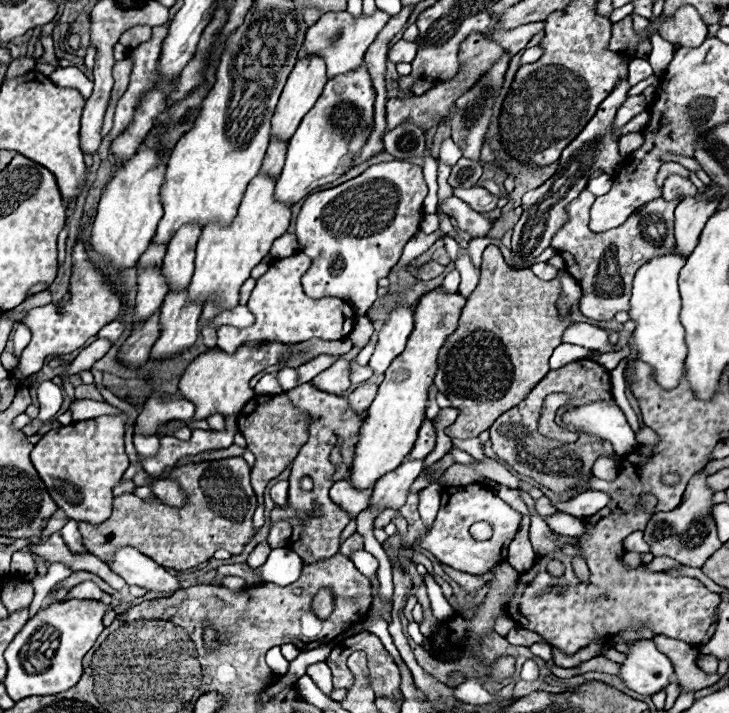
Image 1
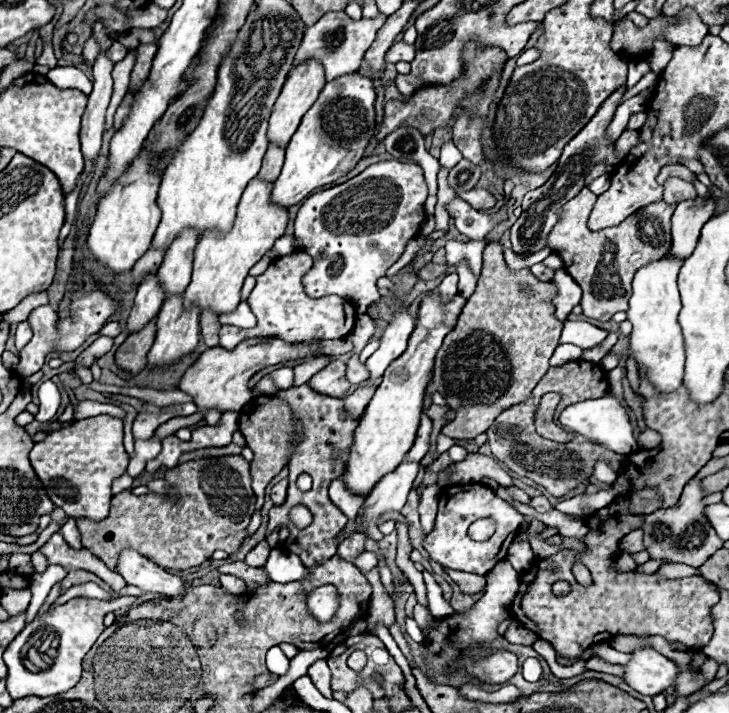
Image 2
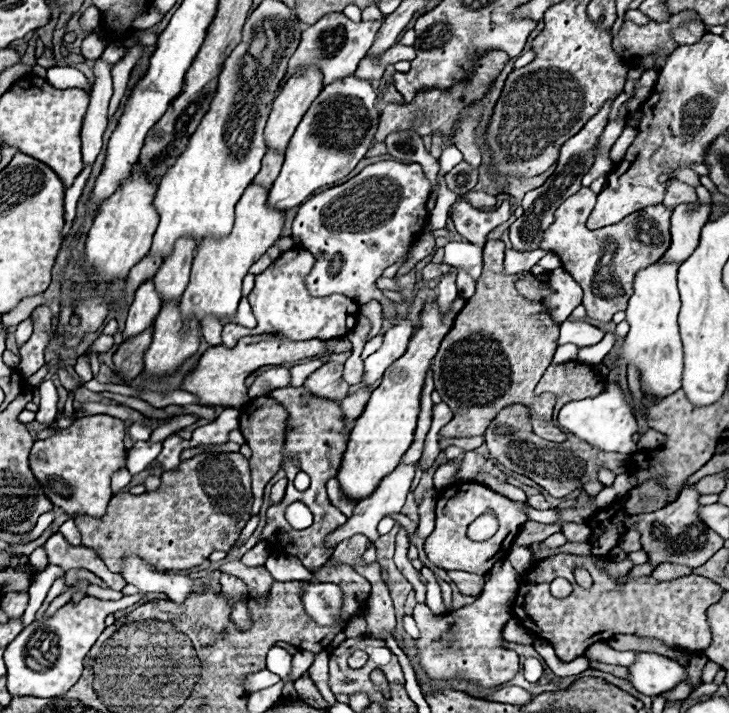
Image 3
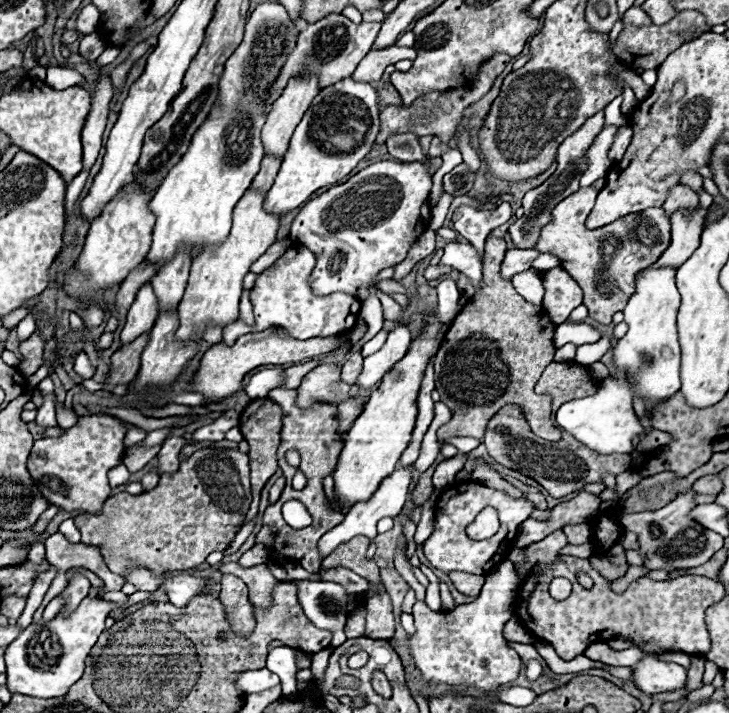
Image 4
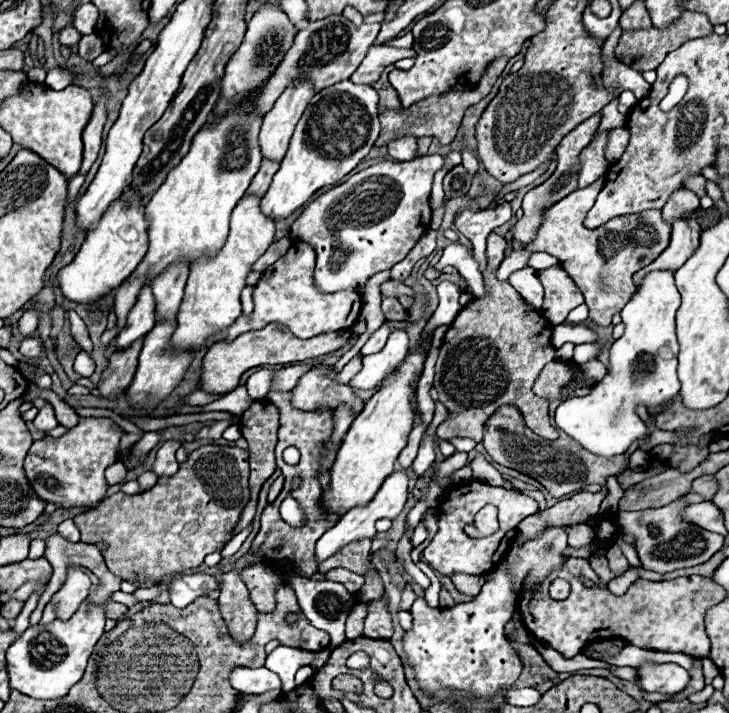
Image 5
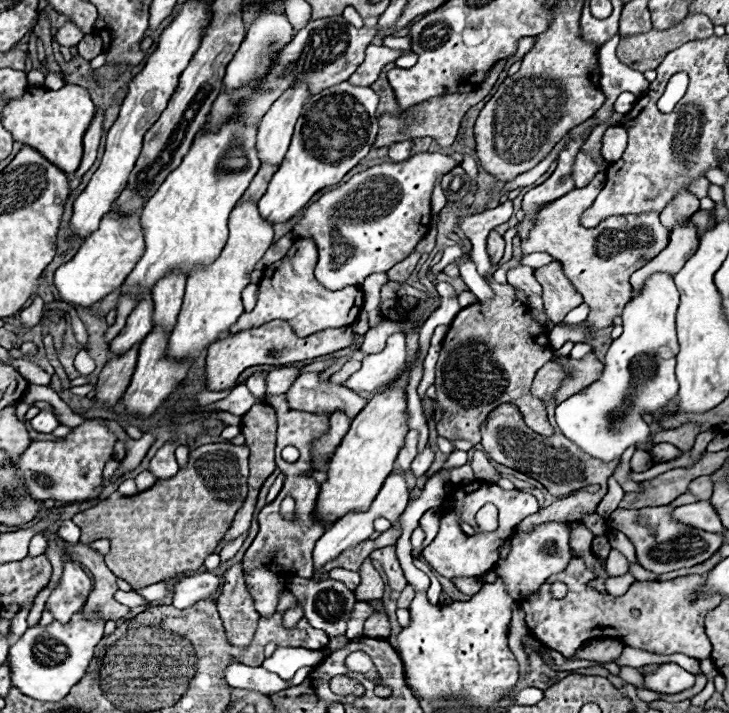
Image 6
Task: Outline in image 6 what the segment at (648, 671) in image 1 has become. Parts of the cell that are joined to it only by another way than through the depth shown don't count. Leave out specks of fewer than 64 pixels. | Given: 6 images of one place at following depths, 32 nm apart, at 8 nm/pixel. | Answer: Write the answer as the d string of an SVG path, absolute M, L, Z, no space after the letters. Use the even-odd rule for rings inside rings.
M662 664L654 674L646 674L648 690L664 692L664 694L678 694L692 688L696 676L680 668L678 664Z

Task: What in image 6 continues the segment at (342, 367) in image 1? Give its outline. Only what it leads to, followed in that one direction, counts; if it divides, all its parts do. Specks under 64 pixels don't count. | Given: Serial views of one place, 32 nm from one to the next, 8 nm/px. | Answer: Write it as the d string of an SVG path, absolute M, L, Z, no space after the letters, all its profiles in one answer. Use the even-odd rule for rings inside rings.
M318 372L312 374L300 374L294 384L286 392L286 402L294 410L310 412L310 414L334 414L338 410L346 412L348 418L354 418L368 400L358 396L352 390L346 390L346 386L332 384L332 382L320 382Z

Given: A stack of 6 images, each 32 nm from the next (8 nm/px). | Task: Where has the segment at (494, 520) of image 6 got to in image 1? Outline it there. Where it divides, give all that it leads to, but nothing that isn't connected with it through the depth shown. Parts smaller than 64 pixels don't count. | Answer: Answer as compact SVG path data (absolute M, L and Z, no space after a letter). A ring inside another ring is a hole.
M476 522L470 527L470 534L475 540L487 540L492 536L492 526L488 522Z

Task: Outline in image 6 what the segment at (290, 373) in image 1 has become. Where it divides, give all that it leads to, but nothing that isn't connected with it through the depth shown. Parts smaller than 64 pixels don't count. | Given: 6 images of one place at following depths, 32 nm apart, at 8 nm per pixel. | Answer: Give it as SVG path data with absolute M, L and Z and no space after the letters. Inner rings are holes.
M252 376L252 378L246 380L246 386L254 396L262 398L264 392L266 392L266 376Z

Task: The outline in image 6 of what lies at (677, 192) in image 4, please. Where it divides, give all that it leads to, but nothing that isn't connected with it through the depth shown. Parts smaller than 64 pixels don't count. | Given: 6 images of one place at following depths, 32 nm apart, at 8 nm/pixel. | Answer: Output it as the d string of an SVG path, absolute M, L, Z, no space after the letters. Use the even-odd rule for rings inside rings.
M686 192L686 194L680 194L678 198L674 198L674 202L670 202L670 206L666 206L666 210L660 214L660 222L668 230L674 230L678 224L688 222L690 216L696 214L698 210L700 210L700 200L694 194Z

